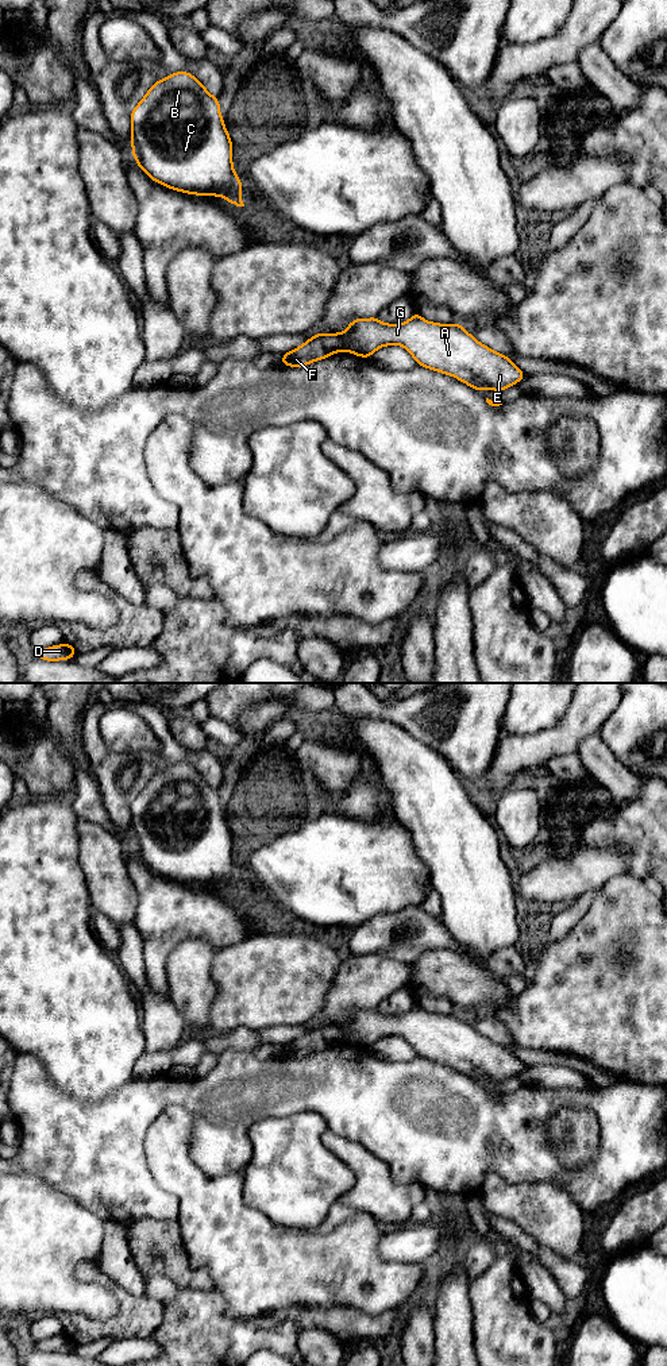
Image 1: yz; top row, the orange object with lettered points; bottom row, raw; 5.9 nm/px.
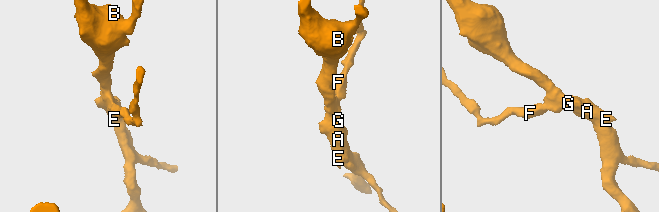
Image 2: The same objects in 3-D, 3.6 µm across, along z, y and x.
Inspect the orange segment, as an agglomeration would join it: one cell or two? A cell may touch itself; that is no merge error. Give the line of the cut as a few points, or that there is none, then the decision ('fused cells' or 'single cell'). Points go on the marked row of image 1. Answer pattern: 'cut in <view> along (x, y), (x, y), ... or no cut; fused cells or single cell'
cut in yz along (336, 334), (346, 348); fused cells

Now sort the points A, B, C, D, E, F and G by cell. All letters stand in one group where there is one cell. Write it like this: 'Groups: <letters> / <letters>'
Groups: A B C E G / D F

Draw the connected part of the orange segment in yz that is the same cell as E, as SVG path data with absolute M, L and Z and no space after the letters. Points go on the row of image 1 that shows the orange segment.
M419 312L401 324L385 324L377 316L352 320L344 332L338 333L344 348L361 358L369 359L378 348L392 344L402 346L419 366L455 377L478 393L482 389L502 391L524 379L524 374L513 362L473 337L460 323L437 324L424 320Z

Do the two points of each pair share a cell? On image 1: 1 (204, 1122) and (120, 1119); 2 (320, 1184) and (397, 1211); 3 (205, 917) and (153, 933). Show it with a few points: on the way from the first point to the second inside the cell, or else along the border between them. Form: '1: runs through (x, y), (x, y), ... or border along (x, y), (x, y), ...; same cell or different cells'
1: runs through (187, 1100), (184, 1098), (147, 1098), (142, 1100); same cell
2: border along (342, 1161), (353, 1173), (354, 1184), (339, 1199); different cells
3: runs through (192, 917), (169, 917), (166, 919); same cell

